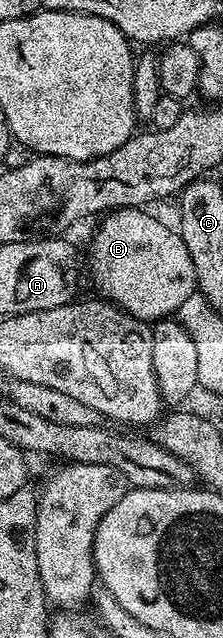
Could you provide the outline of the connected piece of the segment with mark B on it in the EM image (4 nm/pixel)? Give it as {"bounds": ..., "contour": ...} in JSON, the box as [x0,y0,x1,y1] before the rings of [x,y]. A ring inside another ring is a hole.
{"bounds":[89,208,195,324],"contour":[[[118,208],[110,210],[100,219],[97,231],[93,234],[93,243],[89,246],[89,274],[93,277],[93,286],[104,301],[116,304],[141,322],[152,324],[162,318],[176,315],[177,309],[195,293],[195,264],[191,264],[191,252],[183,244],[180,233],[165,222],[160,222],[145,208]]]}

